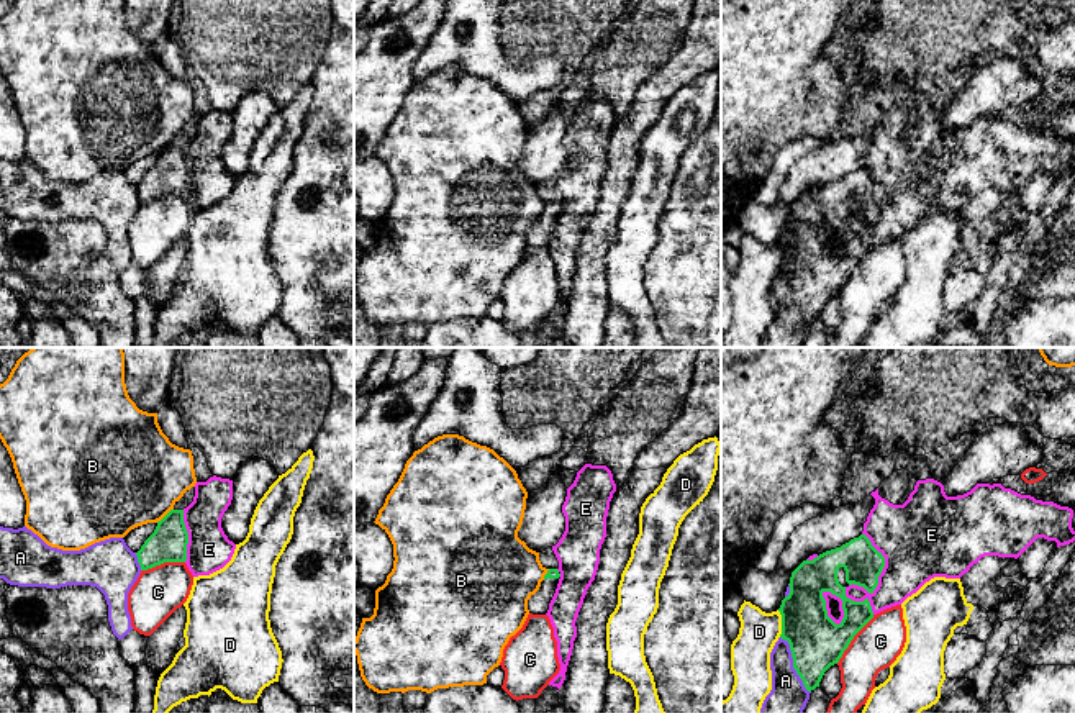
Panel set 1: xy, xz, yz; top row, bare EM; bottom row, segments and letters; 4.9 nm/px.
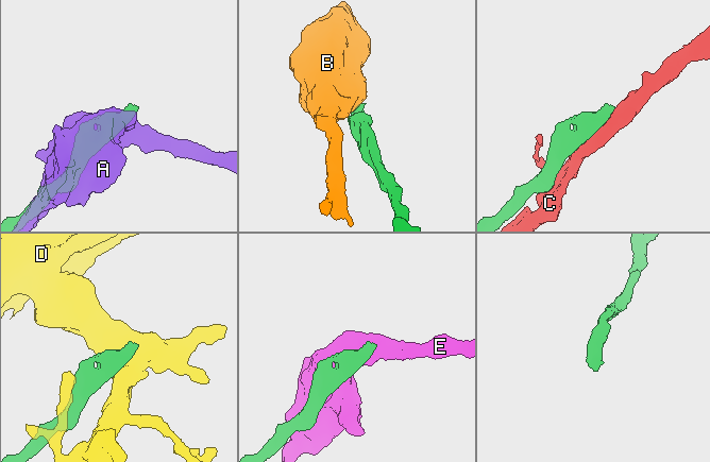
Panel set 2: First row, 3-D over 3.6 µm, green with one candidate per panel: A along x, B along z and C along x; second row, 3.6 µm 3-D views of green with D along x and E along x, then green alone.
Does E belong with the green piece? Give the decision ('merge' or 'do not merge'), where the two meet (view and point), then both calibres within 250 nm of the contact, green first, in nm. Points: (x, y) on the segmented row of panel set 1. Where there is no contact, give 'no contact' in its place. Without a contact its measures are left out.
do not merge | yz (884, 564) | 190/400 nm

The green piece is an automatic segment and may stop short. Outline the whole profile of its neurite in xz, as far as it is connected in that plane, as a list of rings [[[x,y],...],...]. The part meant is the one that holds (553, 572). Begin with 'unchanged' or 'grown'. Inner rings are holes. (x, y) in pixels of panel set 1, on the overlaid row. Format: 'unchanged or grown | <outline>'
grown | [[[549,569],[541,582],[539,590],[531,595],[528,600],[528,610],[533,615],[546,615],[549,610],[549,603],[556,593],[557,584],[560,579],[560,572],[557,569]]]

